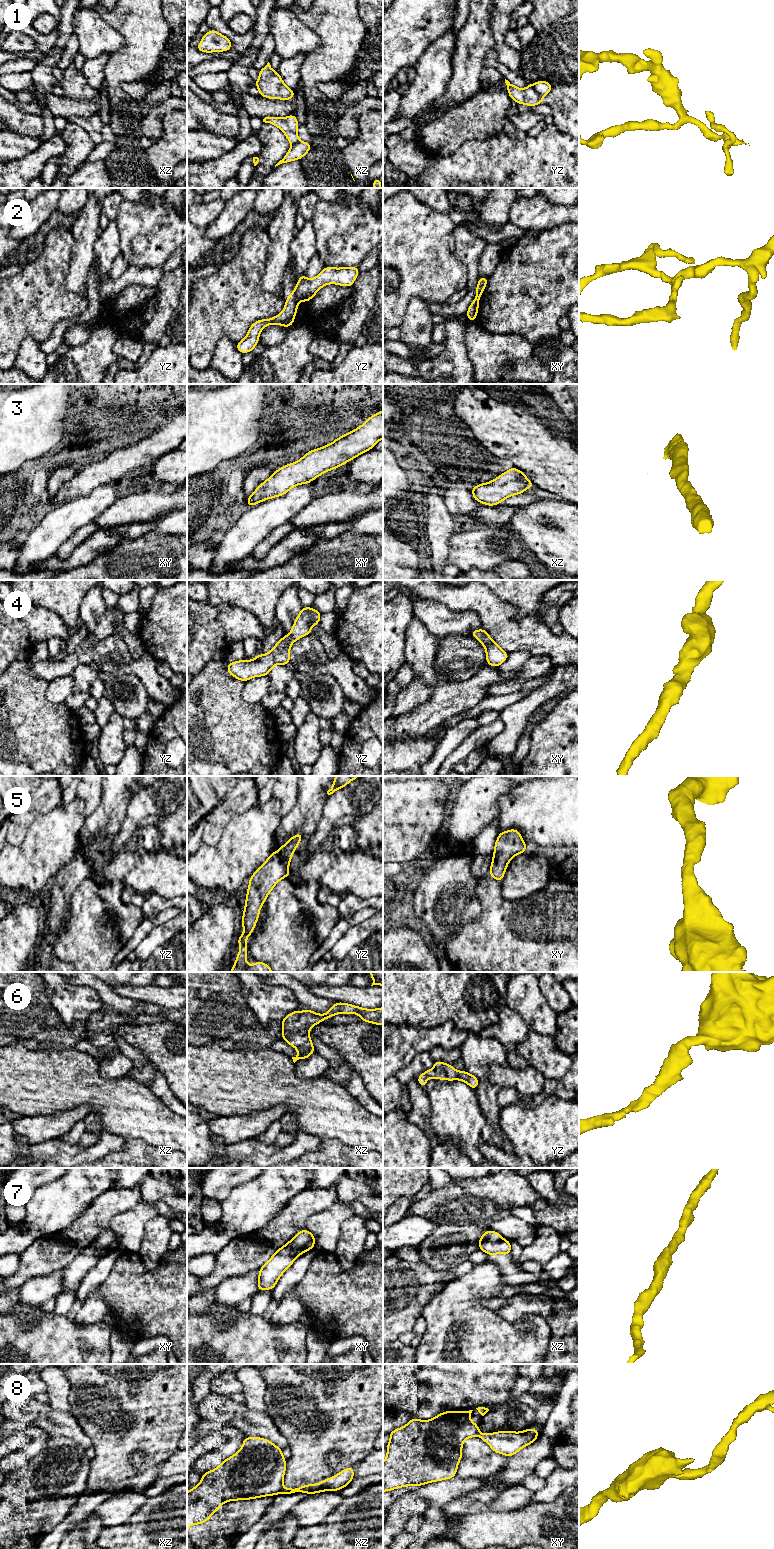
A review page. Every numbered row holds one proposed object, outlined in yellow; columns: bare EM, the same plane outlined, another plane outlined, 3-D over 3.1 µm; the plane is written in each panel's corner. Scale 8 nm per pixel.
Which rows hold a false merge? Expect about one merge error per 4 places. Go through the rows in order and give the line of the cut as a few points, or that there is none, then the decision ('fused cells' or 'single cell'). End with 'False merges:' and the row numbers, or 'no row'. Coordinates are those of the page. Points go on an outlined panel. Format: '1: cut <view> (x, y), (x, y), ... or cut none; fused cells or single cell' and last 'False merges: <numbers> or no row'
1: cut yz (531, 84), (542, 96); fused cells
2: cut yz (294, 290), (298, 301); fused cells
3: cut none; single cell
4: cut none; single cell
5: cut none; single cell
6: cut none; single cell
7: cut none; single cell
8: cut xz (283, 1488), (281, 1492); fused cells
False merges: 1, 2, 8

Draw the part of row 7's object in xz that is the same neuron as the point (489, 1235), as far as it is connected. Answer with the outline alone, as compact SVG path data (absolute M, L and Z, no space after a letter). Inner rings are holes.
M487 1230L480 1237L478 1243L479 1249L487 1255L511 1254L511 1242L504 1239L498 1232Z

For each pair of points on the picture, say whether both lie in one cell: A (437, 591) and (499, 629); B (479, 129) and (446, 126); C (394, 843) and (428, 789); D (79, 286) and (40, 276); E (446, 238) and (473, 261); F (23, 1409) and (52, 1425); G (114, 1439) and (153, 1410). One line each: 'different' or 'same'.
A: same
B: same
C: same
D: different
E: different
F: different
G: same

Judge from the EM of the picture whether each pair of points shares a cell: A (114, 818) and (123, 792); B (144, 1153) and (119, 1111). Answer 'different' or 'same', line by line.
A: same
B: different

